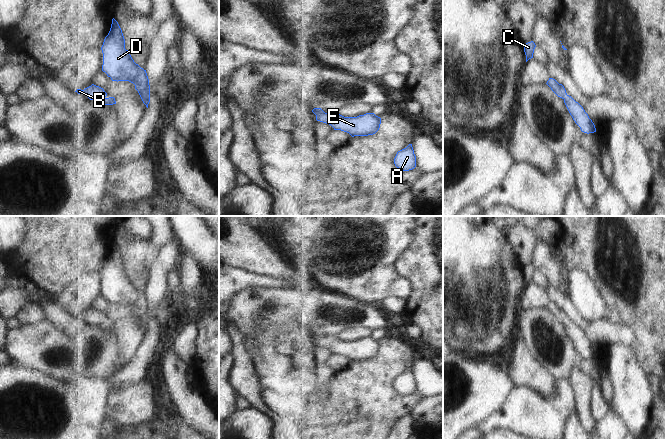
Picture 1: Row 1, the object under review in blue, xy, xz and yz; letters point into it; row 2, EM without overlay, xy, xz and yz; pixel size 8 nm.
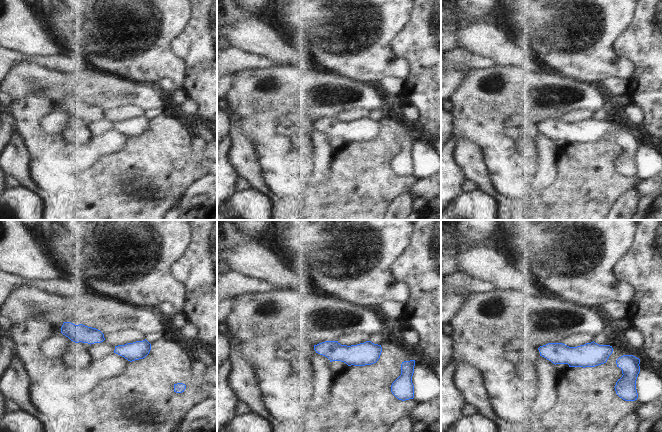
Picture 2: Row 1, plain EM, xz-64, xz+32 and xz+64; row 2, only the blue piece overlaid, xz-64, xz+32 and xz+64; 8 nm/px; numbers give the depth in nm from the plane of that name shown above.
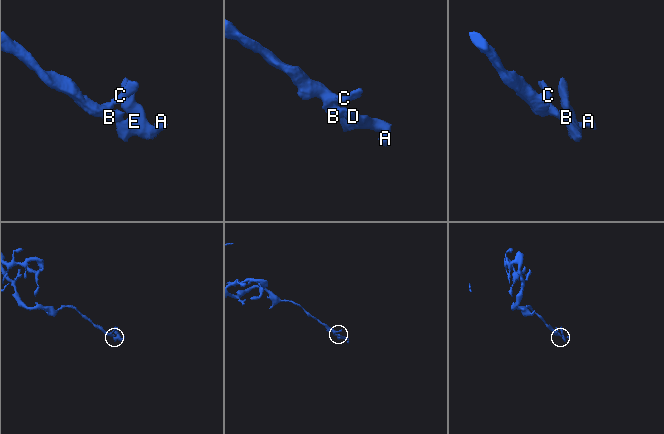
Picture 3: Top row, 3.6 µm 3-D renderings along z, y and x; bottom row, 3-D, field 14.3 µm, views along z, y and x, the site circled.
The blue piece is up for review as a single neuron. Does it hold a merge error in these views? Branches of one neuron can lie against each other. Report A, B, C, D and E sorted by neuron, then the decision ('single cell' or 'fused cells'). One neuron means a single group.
A B C D E; single cell

